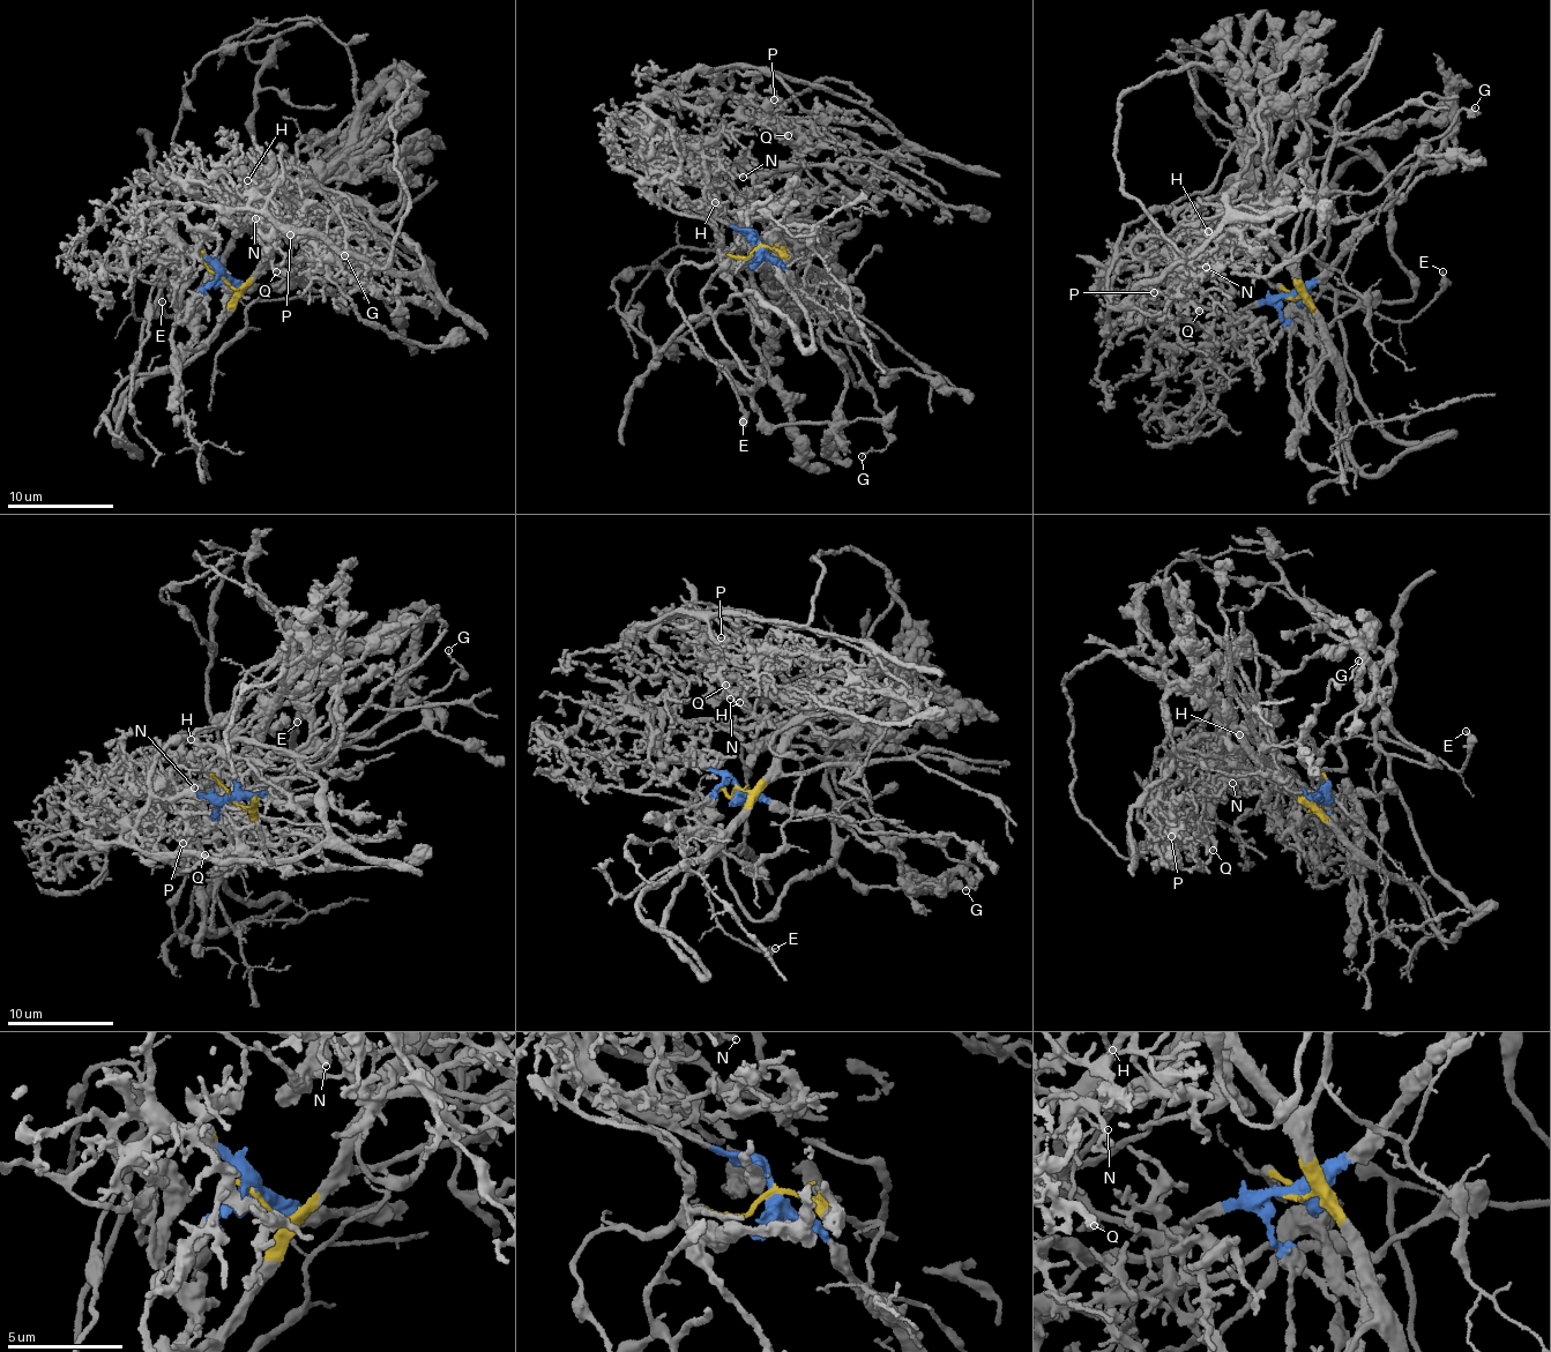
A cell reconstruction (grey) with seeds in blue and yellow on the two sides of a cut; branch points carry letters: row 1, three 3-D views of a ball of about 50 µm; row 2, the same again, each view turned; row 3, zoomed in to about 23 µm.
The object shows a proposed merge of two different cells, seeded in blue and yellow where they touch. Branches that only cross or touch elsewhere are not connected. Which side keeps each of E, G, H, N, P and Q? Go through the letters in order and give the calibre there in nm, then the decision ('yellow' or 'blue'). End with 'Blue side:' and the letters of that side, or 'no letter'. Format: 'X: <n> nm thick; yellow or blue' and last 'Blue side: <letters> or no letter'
E: 300 nm thick; yellow
G: 100 nm thick; yellow
H: 220 nm thick; blue
N: 200 nm thick; blue
P: 130 nm thick; blue
Q: 280 nm thick; blue
Blue side: H, N, P, Q

